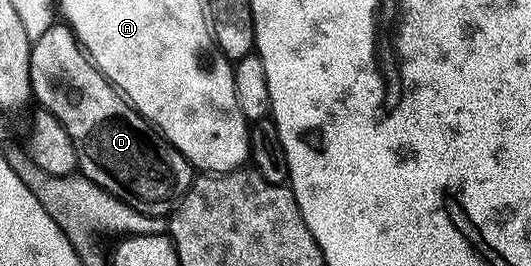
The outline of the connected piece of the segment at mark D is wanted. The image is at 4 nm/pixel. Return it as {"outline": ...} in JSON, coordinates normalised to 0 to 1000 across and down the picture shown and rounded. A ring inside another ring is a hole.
{"outline":[[[104,90],[90,109],[90,120],[87,120],[83,135],[62,158],[58,180],[58,331],[62,338],[62,380],[70,391],[73,383],[75,395],[72,398],[77,402],[81,417],[96,425],[98,436],[126,485],[128,508],[136,519],[136,538],[143,556],[147,635],[154,665],[171,680],[173,692],[185,695],[196,722],[207,726],[213,741],[230,756],[234,771],[245,774],[256,797],[267,801],[279,820],[305,827],[328,801],[328,786],[333,782],[335,763],[341,759],[347,733],[358,718],[358,695],[362,695],[367,677],[369,643],[365,628],[358,620],[354,598],[350,598],[277,444],[264,436],[258,414],[230,365],[230,350],[185,267],[181,241],[162,203],[162,192],[154,184],[154,173],[147,162],[145,135],[139,132],[137,113],[134,113],[130,98],[122,90]]]}

